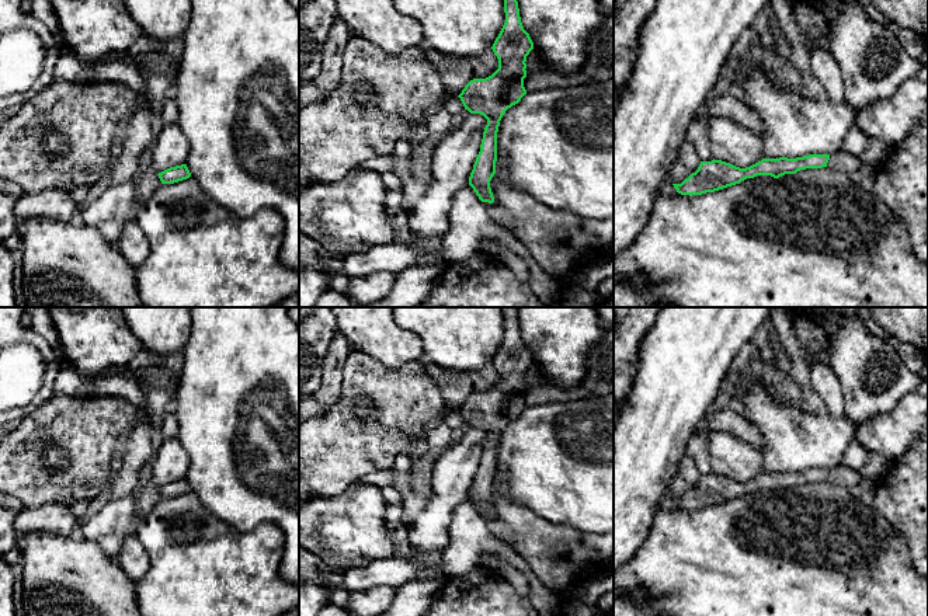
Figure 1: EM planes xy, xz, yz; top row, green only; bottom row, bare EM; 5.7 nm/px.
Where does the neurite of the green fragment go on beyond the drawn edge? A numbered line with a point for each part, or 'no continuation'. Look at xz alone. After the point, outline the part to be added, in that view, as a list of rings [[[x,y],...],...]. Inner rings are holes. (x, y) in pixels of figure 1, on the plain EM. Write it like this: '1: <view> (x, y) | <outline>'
no continuation

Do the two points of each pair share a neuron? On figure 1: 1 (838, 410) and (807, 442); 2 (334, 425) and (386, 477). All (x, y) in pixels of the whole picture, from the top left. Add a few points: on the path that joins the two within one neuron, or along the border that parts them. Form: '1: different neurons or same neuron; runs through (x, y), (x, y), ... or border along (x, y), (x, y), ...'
1: different neurons; border along (829, 413), (837, 418), (844, 417)
2: different neurons; border along (390, 467), (382, 472), (365, 473), (353, 484)

